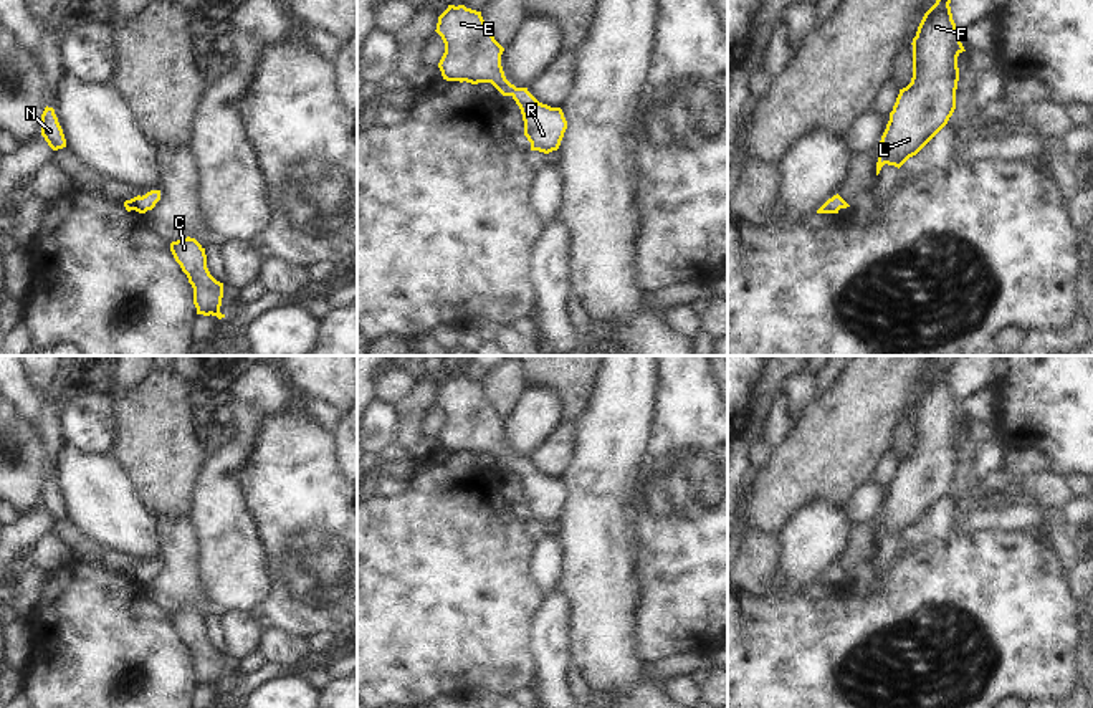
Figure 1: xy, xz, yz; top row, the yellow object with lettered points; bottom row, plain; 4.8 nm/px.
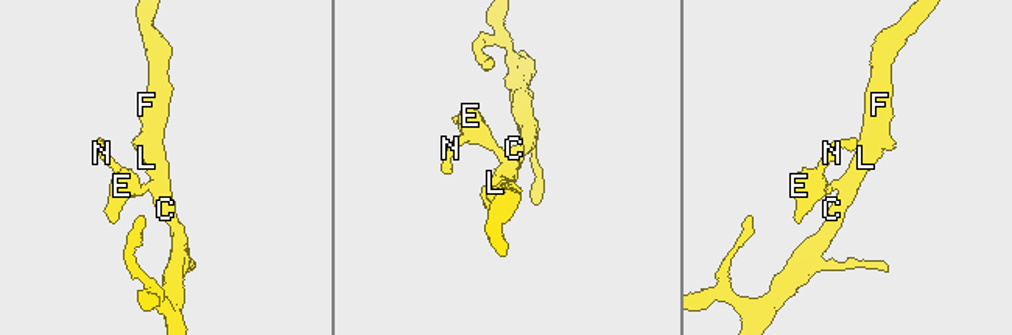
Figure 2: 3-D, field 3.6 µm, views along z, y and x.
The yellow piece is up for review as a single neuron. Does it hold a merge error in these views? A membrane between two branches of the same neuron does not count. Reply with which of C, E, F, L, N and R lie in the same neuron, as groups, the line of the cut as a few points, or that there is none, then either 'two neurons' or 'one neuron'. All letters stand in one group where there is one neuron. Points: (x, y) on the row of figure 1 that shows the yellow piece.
C E F L N R; no cut; one neuron

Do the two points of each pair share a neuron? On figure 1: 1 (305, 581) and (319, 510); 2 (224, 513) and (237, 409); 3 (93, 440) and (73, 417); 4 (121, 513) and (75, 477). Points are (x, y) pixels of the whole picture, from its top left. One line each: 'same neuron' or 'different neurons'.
1: same neuron
2: same neuron
3: same neuron
4: same neuron

